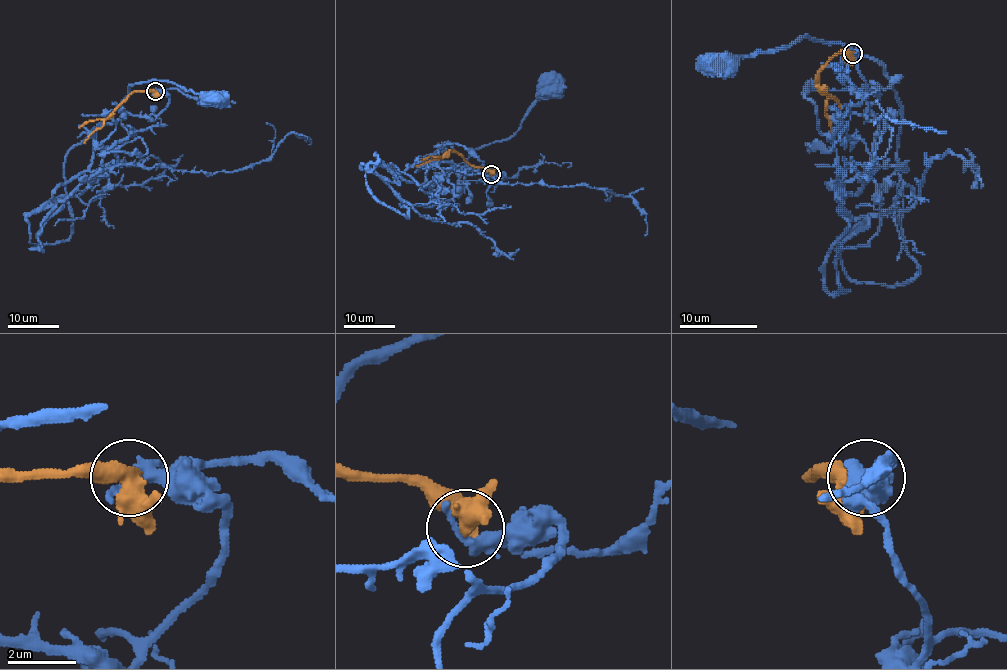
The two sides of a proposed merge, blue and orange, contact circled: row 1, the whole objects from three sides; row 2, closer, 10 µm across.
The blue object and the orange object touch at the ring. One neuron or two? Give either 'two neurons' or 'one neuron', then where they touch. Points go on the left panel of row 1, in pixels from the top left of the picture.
two neurons; at (155, 91)

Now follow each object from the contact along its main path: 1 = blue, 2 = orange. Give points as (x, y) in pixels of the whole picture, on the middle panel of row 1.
1: (490, 175), (431, 191), (363, 164), (407, 218), (457, 196), (474, 152), (555, 85)
2: (490, 174), (481, 166), (471, 166), (456, 152), (420, 160)

